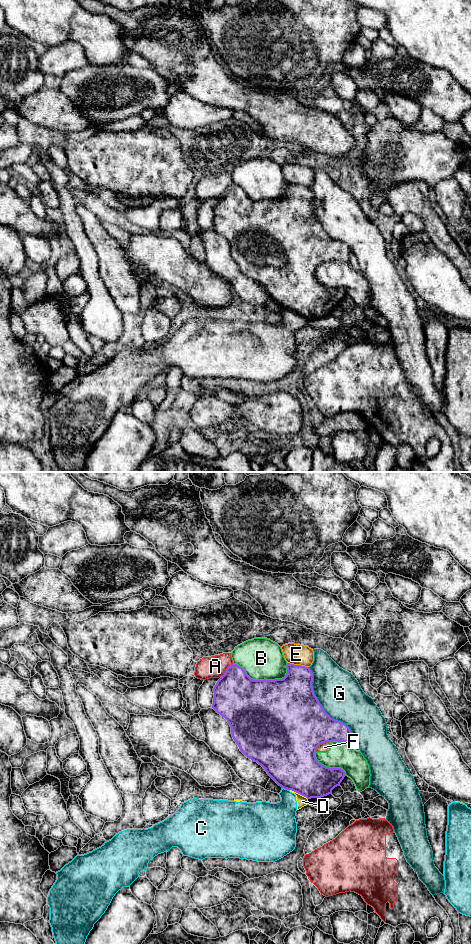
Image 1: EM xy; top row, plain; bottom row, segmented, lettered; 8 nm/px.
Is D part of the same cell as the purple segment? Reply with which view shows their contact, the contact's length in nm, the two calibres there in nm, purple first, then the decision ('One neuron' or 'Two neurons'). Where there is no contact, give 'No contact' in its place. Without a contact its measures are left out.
Touches purple in xy. Shared border 170 nm. Thickness 400 nm (purple) against 90 nm. Two neurons

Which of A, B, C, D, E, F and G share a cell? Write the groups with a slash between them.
A / B F / C D / E / G

